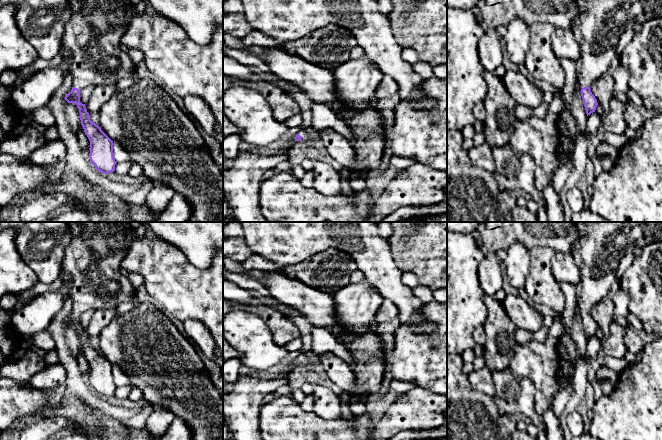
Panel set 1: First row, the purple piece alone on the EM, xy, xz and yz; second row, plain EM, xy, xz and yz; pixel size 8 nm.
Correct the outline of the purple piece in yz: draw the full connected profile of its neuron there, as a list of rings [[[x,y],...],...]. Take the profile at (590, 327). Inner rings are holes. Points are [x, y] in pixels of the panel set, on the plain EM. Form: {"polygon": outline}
{"polygon": [[[574,222],[574,227],[578,232],[578,239],[573,244],[572,254],[581,273],[575,291],[588,340],[595,336],[598,329],[590,311],[608,296],[610,285],[616,279],[620,259],[634,247],[642,249],[652,242],[662,241],[662,222]]]}

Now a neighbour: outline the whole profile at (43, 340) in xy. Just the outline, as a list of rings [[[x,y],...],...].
[[[46,330],[34,334],[31,340],[34,346],[44,350],[46,353],[55,350],[55,342]]]

